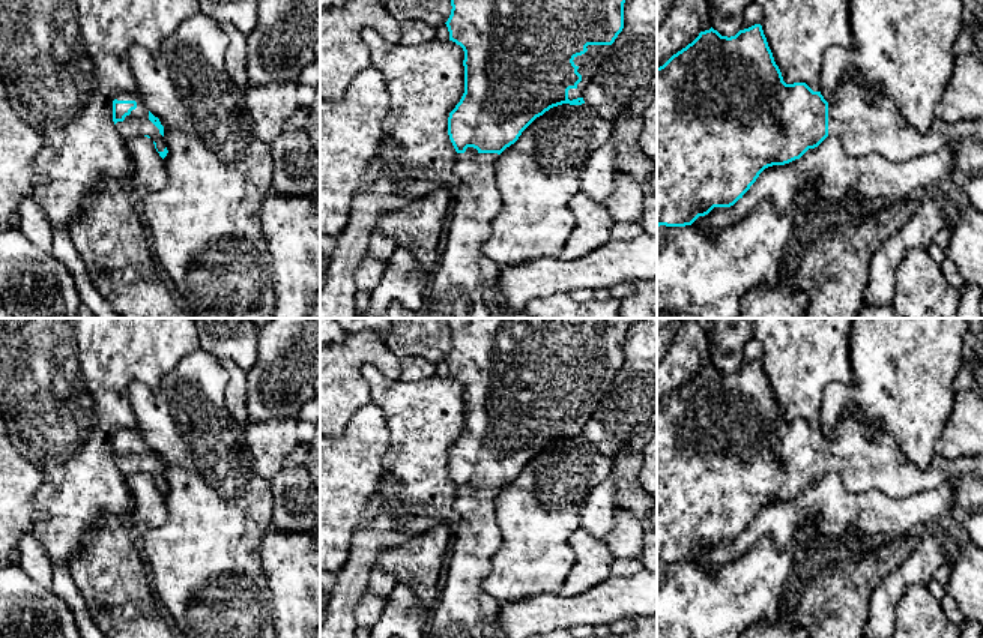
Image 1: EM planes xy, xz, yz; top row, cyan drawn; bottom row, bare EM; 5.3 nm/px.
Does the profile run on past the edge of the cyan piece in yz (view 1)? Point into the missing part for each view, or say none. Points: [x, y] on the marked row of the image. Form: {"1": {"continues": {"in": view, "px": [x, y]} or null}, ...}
{"1": {"continues": {"in": "yz", "px": [865, 125]}}}

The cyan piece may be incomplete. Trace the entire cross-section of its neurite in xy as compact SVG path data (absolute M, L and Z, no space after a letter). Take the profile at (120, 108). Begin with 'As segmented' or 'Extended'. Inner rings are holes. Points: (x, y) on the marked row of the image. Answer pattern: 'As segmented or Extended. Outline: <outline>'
Extended. Outline: M137 90L122 92L114 98L113 122L125 140L131 137L152 138L159 156L162 159L167 156L164 126L159 119L146 108Z

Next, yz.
Extended. Outline: M761 24L740 30L730 38L721 36L711 27L709 30L700 32L691 44L673 54L663 66L657 68L657 227L691 225L699 216L708 215L714 207L733 206L740 198L743 198L765 168L785 165L800 159L809 149L818 147L827 137L839 138L843 150L851 158L879 155L894 162L903 162L917 156L936 153L942 149L951 149L954 155L954 173L963 173L968 176L983 173L983 119L959 120L951 123L936 117L927 132L920 132L902 119L890 98L882 95L875 99L863 87L854 83L845 83L836 93L834 99L827 102L821 92L813 92L806 83L786 84L783 81L782 72L774 62Z

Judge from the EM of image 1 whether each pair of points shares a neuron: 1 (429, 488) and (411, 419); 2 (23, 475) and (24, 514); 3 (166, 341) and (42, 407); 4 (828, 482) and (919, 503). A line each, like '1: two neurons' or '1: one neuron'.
1: one neuron
2: one neuron
3: one neuron
4: one neuron

